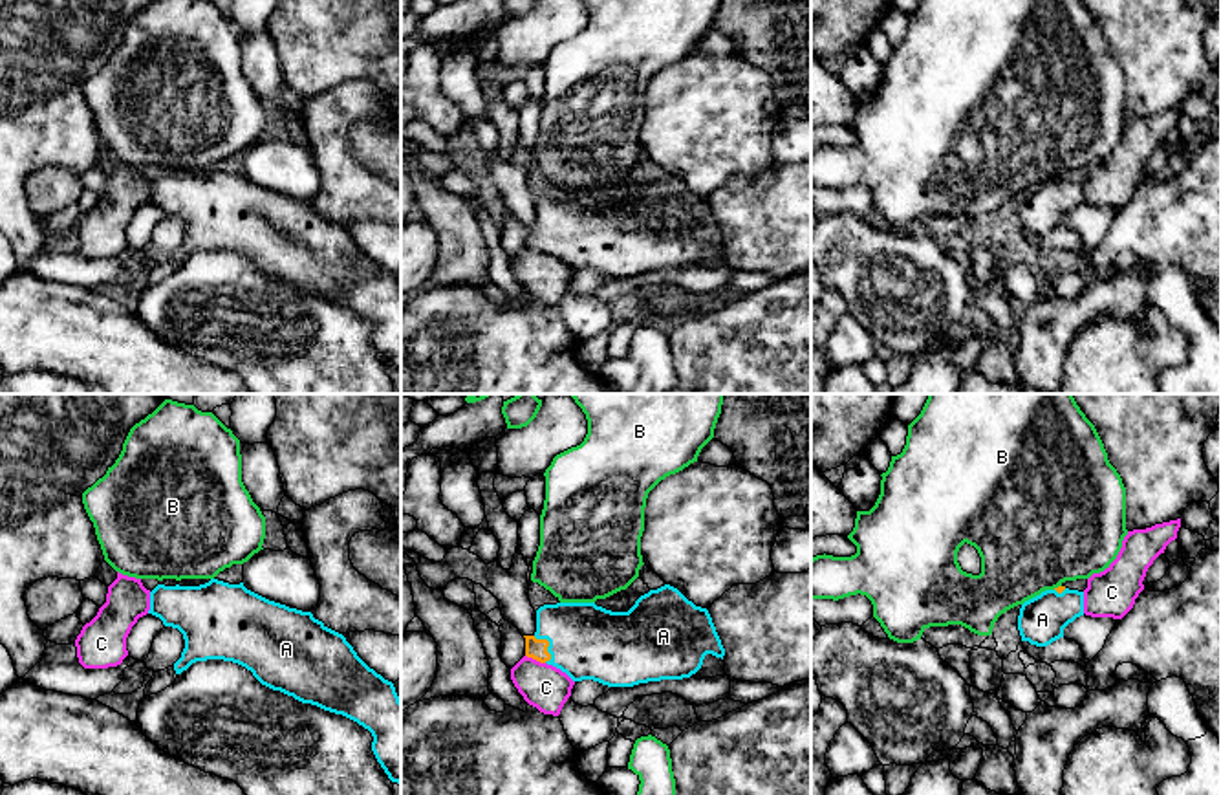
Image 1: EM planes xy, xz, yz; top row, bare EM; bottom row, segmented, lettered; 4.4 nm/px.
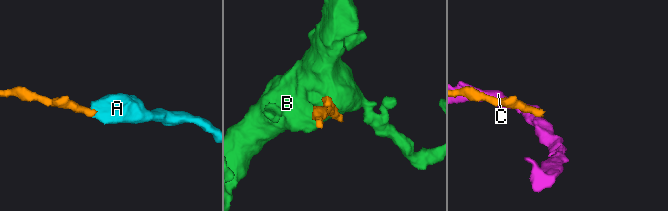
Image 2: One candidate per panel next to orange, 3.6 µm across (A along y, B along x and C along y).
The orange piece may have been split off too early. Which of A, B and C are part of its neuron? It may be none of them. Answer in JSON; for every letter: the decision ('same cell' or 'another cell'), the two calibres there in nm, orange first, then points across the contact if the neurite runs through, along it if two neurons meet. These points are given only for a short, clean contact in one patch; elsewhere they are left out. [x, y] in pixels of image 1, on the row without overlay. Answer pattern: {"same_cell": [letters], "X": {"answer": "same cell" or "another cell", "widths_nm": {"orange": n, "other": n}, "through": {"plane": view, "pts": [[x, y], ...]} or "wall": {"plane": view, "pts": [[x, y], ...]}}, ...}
{"same_cell": ["A"], "A": {"answer": "same cell", "widths_nm": {"orange": 90, "other": 340}, "through": {"plane": "xz", "pts": [[537, 239], [548, 235], [586, 231]]}}, "B": {"answer": "another cell", "widths_nm": {"orange": 30, "other": 480}}, "C": {"answer": "another cell", "widths_nm": {"orange": 90, "other": 200}, "wall": {"plane": "xz", "pts": [[526, 244], [544, 253]]}}}

